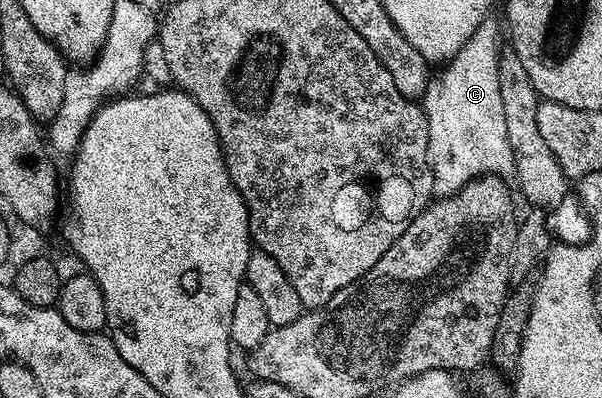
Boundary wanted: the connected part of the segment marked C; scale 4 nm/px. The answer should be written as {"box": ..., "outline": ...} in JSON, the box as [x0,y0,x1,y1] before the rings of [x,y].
{"box":[420,21,514,195],"outline":[[[484,21],[468,37],[465,45],[433,76],[422,94],[420,106],[428,121],[428,153],[434,174],[434,195],[455,195],[466,183],[482,175],[510,177],[514,174],[514,154],[508,145],[508,129],[504,126],[504,105],[500,101],[500,73],[498,72],[498,27]]]}

